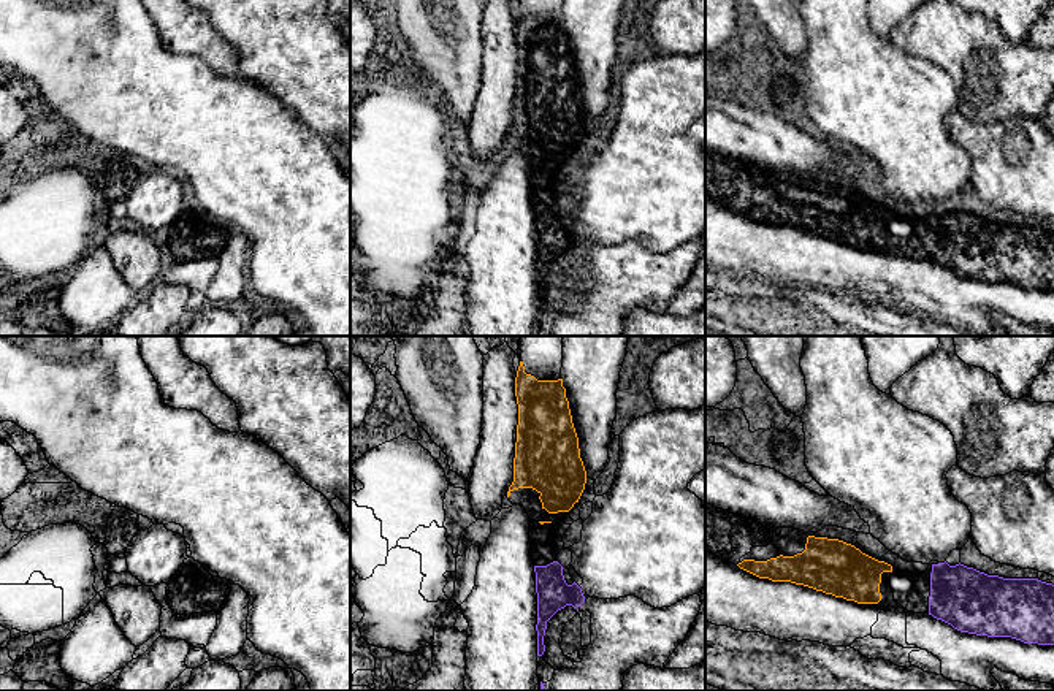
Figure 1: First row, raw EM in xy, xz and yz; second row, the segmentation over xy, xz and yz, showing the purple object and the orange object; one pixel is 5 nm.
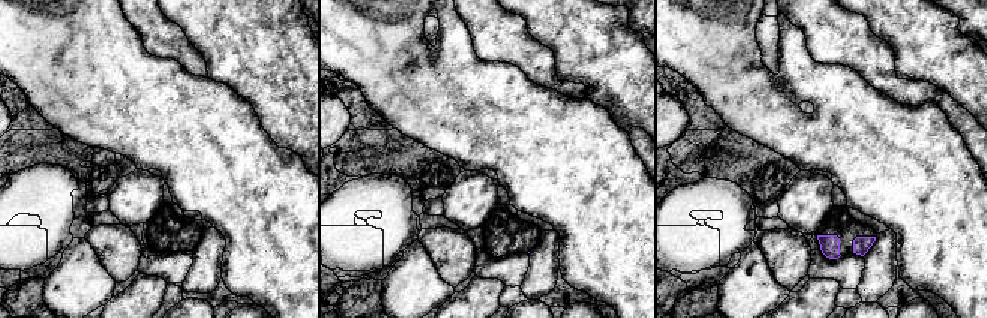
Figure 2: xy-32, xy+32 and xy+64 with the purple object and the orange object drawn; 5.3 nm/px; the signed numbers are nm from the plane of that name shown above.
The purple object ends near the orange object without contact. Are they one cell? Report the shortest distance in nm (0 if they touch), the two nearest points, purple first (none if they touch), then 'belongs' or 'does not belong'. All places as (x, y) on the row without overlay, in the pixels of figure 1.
200 nm | xz (553, 206), (542, 168) | belongs

